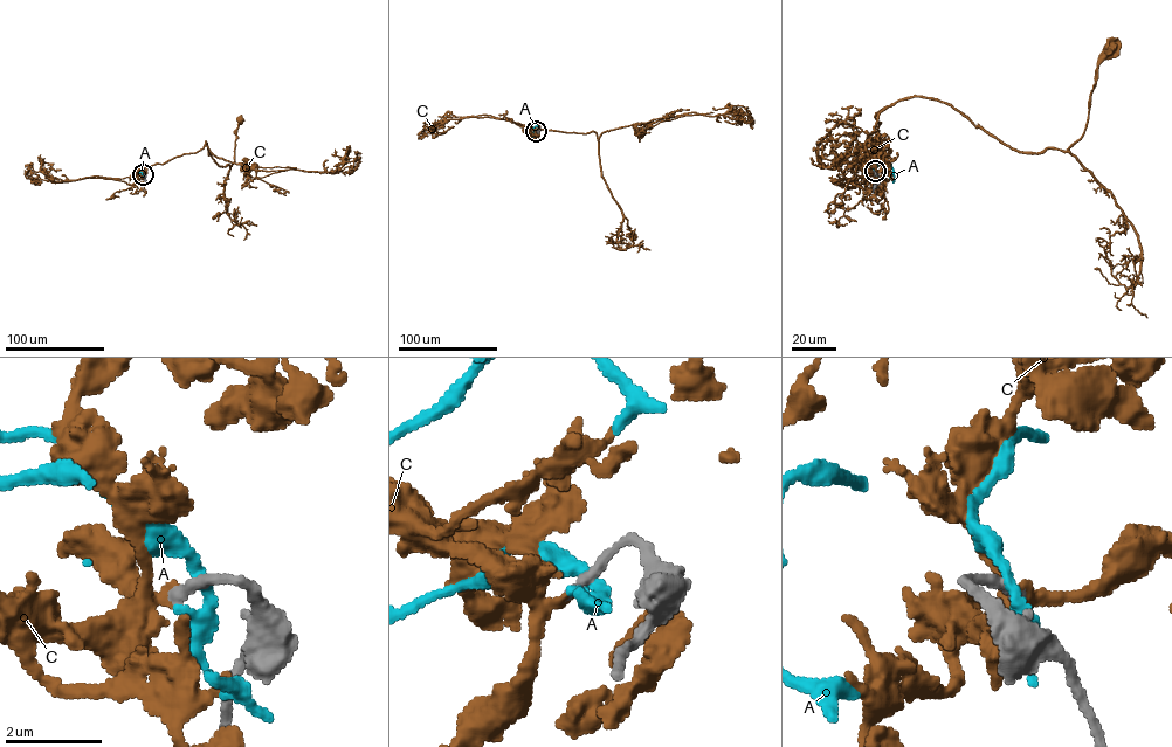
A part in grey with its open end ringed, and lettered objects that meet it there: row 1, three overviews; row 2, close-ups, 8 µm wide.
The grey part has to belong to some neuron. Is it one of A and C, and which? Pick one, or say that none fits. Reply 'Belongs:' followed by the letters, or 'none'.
Belongs: C

